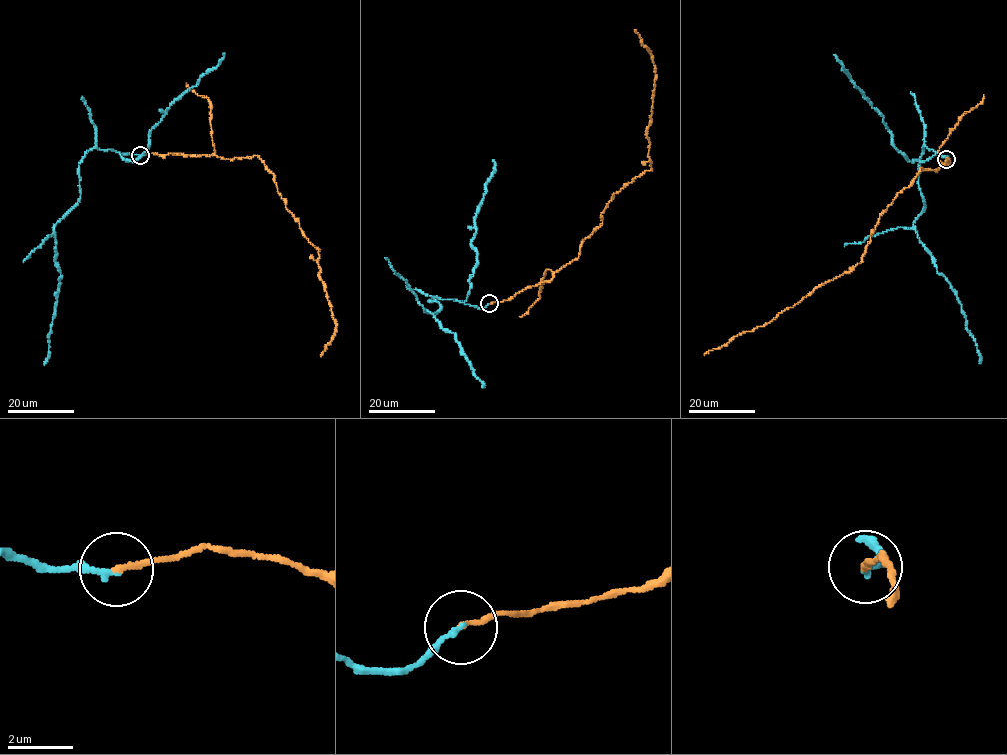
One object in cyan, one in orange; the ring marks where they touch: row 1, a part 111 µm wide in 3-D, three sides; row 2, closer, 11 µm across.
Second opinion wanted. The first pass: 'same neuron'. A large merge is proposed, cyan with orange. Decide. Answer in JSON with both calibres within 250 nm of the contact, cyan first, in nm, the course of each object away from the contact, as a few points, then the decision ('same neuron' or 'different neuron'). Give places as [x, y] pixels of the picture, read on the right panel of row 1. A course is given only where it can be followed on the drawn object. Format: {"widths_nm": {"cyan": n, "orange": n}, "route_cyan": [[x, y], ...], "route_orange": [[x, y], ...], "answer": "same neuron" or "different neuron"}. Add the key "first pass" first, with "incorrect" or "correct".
{"first pass": "correct", "widths_nm": {"cyan": 160, "orange": 160}, "route_cyan": [[946, 159], [922, 147], [918, 184], [925, 205], [914, 222], [914, 229], [938, 273], [956, 294], [980, 363]], "route_orange": [[946, 159], [947, 165], [937, 171], [920, 168], [897, 194], [878, 220], [861, 262], [850, 272], [704, 354]], "answer": "same neuron"}

